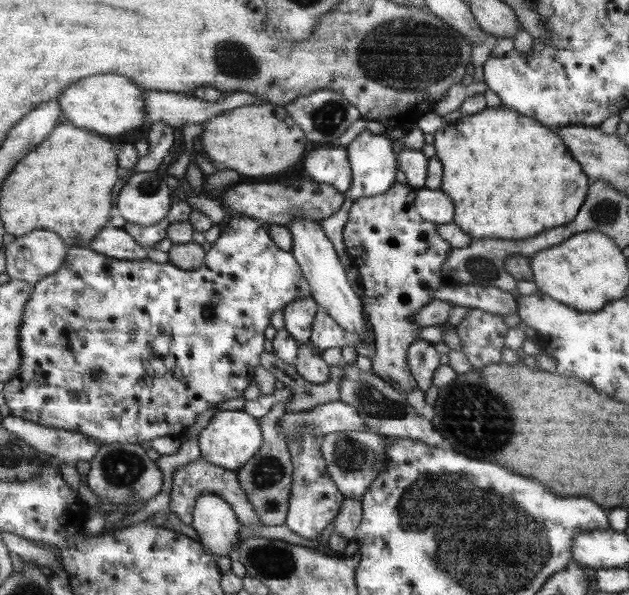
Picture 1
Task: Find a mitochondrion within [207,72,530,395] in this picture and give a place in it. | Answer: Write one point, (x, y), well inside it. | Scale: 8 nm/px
(327, 117)

